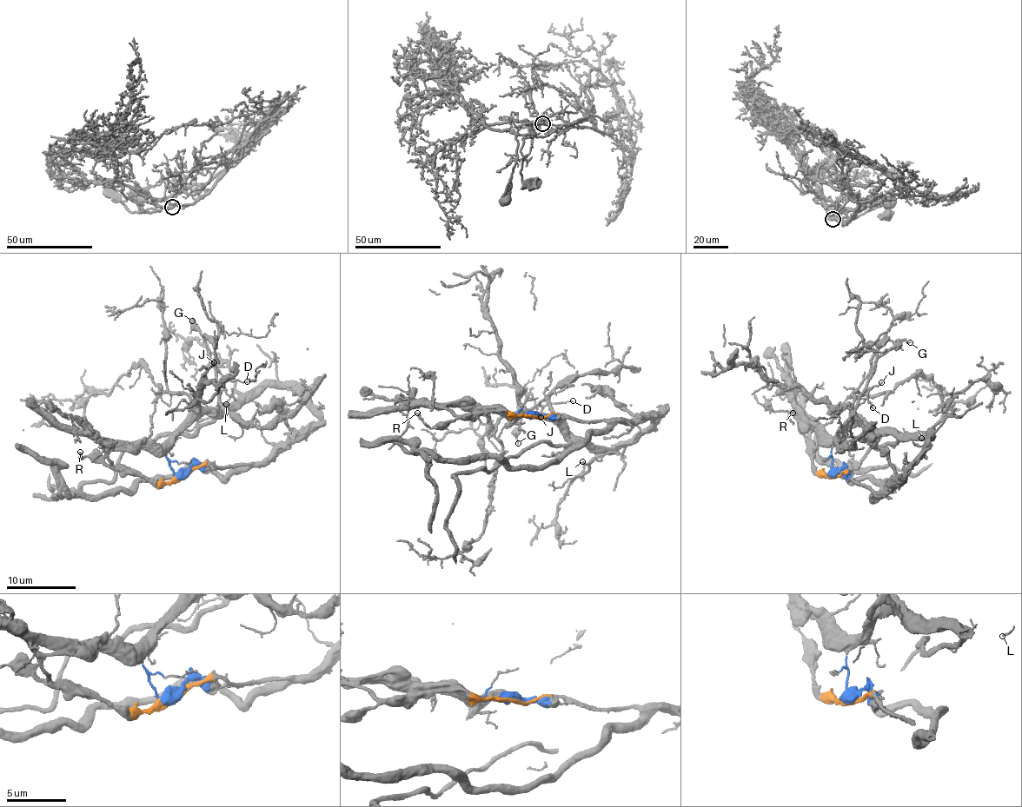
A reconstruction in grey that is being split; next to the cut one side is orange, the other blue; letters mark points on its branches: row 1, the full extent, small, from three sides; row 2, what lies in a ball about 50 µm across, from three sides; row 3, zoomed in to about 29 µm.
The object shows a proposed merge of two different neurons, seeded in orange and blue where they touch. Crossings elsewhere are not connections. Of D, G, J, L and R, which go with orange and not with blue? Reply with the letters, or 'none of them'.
R

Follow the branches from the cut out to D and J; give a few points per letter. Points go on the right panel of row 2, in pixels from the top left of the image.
D: (834, 476), (831, 448), (846, 430), (863, 426), (855, 413), (862, 392), (868, 391), (873, 408)
J: (834, 476), (831, 448), (843, 439), (846, 430), (862, 425), (855, 413), (855, 404), (864, 391), (881, 383)

